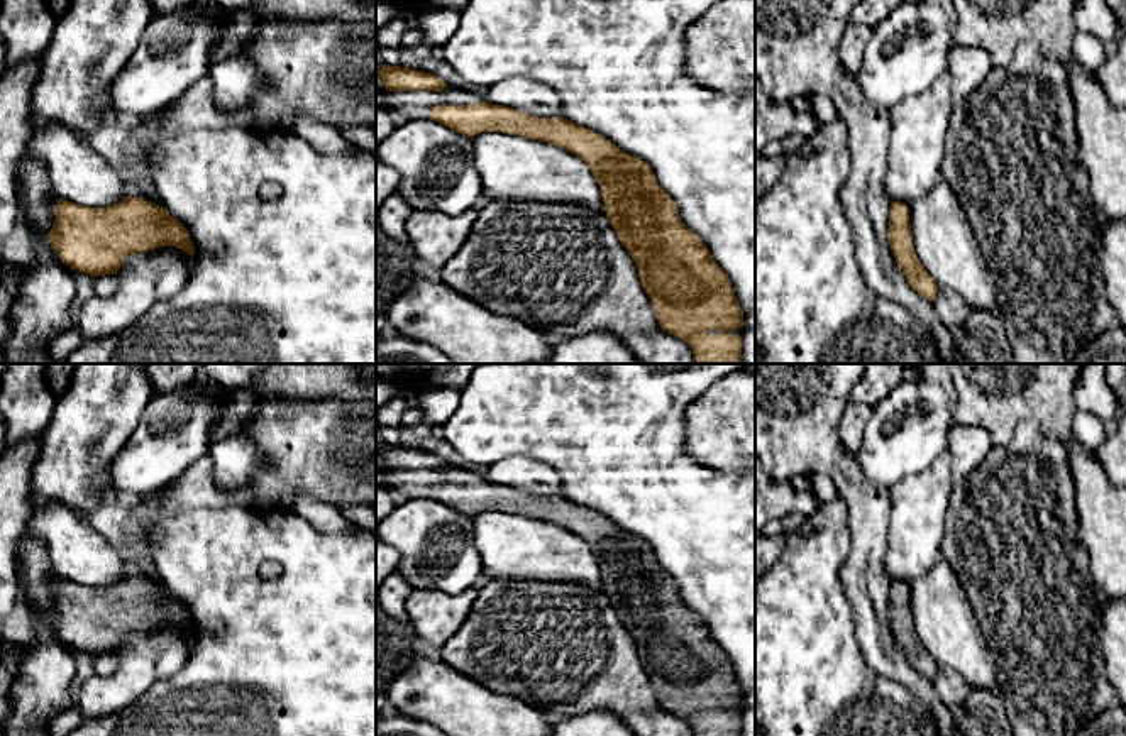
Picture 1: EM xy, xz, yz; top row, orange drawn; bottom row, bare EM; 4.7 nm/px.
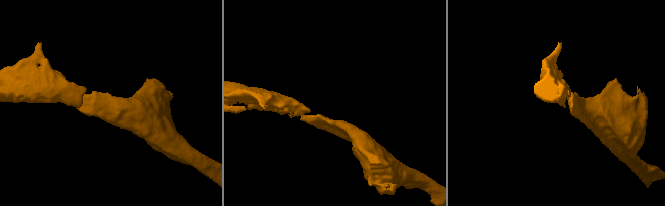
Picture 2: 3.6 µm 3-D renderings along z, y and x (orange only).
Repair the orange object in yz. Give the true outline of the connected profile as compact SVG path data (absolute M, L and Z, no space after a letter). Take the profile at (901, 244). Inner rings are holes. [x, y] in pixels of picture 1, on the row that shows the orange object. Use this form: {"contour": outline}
{"contour": "M891 201L889 245L897 262L897 267L904 272L909 286L919 296L926 298L928 301L933 301L940 286L918 261L909 223L909 206L906 203Z"}

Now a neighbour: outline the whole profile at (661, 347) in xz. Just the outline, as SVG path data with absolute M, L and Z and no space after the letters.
M528 200L484 201L462 247L440 267L440 277L486 310L516 318L554 340L610 332L643 364L696 364L689 343L660 328L635 261L603 208Z

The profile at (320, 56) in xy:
M262 0L252 12L259 19L254 39L239 58L254 63L266 76L266 88L249 102L254 132L288 134L298 115L334 127L376 125L376 3L367 0Z

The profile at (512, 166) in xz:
M481 132L471 144L483 201L557 201L591 210L601 210L604 205L596 178L576 154L503 132Z

